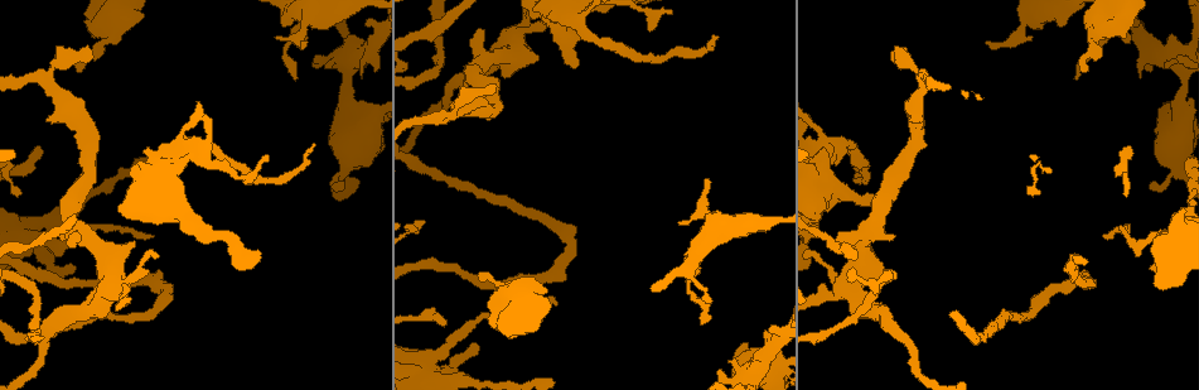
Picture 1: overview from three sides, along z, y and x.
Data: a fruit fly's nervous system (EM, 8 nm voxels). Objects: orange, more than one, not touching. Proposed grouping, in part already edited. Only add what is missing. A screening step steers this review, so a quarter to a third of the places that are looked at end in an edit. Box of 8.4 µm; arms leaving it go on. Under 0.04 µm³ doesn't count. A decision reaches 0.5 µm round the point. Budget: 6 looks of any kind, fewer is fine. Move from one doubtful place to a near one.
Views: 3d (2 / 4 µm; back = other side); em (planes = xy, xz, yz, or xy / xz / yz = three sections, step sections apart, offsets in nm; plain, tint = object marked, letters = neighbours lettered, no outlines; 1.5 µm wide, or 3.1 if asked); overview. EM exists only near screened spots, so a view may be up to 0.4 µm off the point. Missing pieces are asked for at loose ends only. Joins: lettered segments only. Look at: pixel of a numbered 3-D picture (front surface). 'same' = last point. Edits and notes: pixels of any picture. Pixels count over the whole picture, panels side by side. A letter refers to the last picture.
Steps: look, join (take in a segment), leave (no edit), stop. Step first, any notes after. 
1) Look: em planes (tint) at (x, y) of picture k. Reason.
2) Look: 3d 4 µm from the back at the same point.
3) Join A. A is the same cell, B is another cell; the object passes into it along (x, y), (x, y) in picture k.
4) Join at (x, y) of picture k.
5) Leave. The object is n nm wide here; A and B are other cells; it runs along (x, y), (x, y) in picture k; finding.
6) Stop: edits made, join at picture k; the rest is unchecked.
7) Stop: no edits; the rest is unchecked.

Look: 3d 4 µm at (837, 238) of picture 1. An open end.

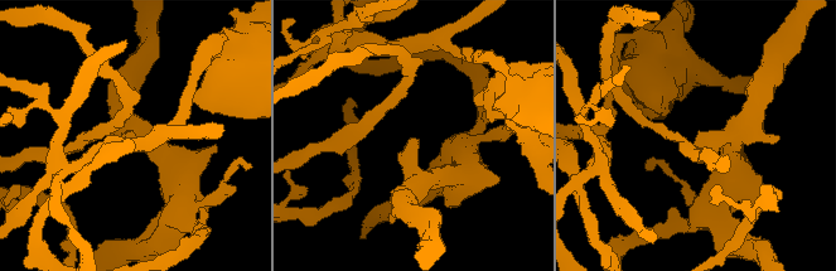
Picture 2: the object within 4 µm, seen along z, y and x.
Look: em xy step 8 (letters) at (411, 141) of picture 2.

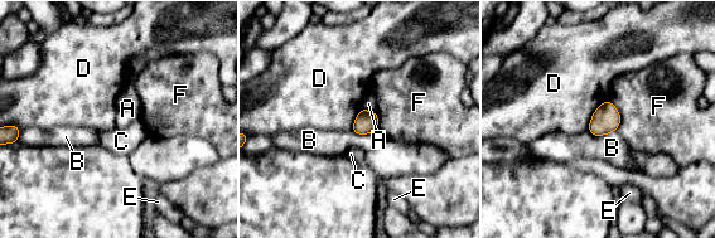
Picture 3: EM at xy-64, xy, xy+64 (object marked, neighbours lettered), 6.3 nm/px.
Leave. The longest contact is with D, 260 nm; A, B, C, D, E and F are other cells; no lettered segment goes on from it.

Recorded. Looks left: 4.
Look: 3d 2 µm at (872, 196) of picture 1. Free end.

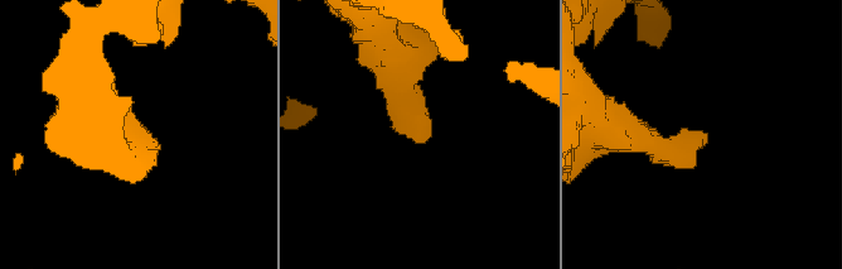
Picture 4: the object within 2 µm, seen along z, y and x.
Look: em planes (letters) at (702, 146) of picture 4.

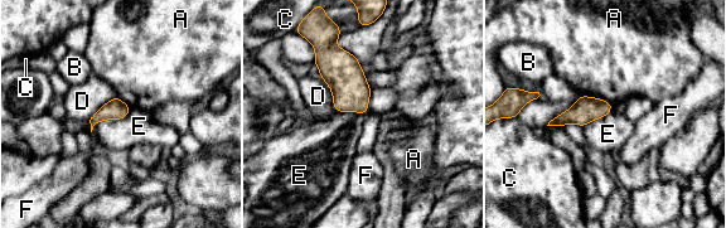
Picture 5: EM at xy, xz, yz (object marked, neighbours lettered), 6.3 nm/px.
Leave. The object is 140 nm wide here; A, B, C, D, E and F are other cells; a border runs along (130, 110), (90, 131) in picture 5; no lettered segment goes on from it.

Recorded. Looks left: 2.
Look: em planes (tint) at (892, 56) of picture 1. Branch stops here.

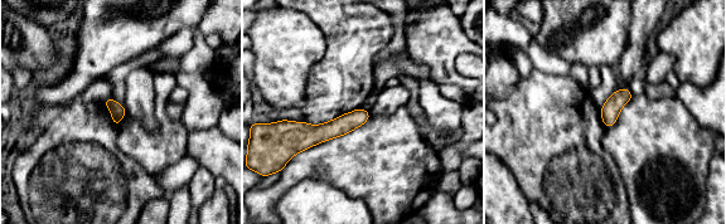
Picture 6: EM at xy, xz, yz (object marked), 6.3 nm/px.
Look: em planes (letters) at the same point. What lies round it.

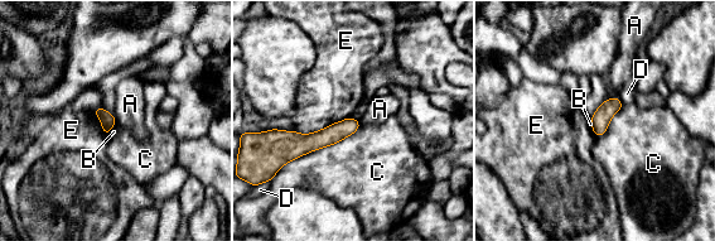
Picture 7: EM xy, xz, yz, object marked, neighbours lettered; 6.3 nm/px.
Leave. A, B, C, D and E are other cells; it runs along (356, 124), (317, 140), (279, 135) in picture 7; none of them fits.

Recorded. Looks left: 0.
Stop: no edits; the rest is unchecked.

